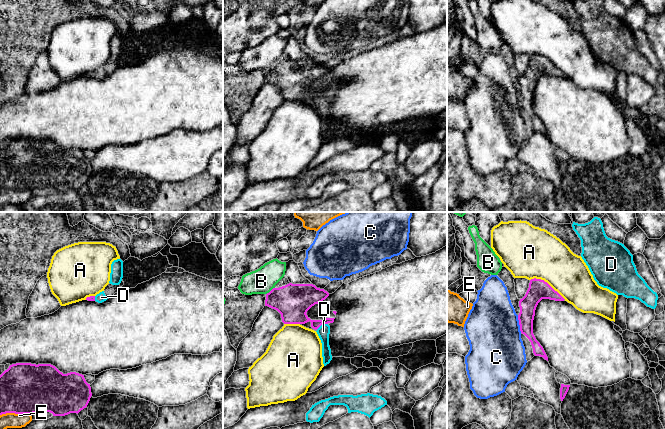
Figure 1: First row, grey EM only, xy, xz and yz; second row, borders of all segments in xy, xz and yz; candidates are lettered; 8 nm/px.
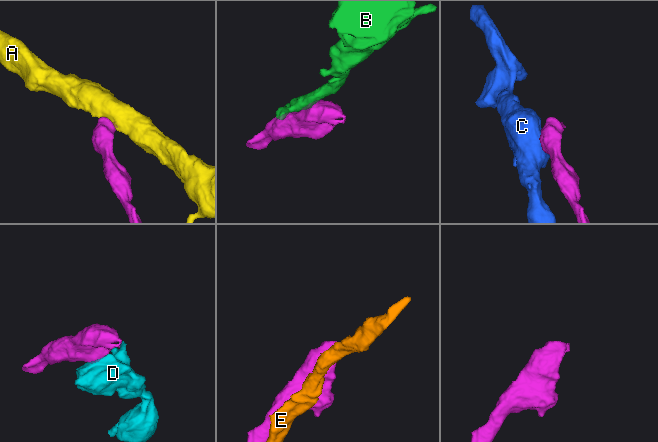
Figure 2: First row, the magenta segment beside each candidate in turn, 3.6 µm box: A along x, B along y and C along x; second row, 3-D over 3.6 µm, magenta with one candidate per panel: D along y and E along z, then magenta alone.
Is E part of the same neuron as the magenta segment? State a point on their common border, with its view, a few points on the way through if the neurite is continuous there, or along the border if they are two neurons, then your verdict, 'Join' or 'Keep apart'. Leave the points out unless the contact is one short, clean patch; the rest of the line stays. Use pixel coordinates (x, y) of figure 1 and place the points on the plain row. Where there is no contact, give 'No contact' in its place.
Touches magenta at xy (15, 189). Keep apart

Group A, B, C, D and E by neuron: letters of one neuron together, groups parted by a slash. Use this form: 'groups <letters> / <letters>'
groups A / B / C / D / E

